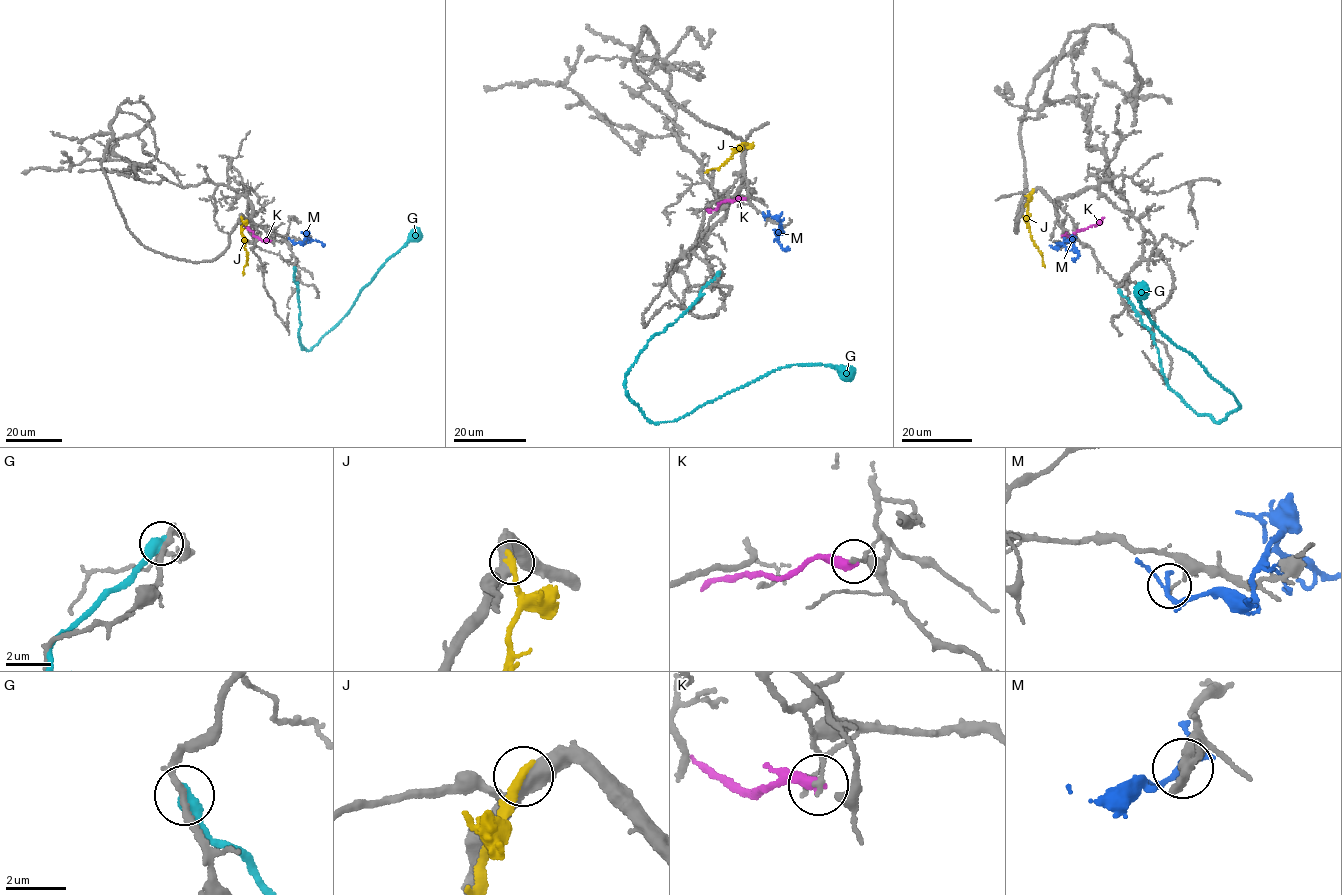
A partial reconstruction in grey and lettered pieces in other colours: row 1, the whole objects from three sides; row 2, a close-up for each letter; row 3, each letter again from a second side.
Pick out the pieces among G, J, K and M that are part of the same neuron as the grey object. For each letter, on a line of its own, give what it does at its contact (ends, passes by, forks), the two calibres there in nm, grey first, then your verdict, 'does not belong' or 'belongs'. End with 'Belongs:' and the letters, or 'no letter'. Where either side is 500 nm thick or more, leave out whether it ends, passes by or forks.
G: 240 nm thick on the grey side, 500 nm on the other; does not belong
J: it ends there; 480 nm thick on the grey side, 300 nm on the other; does not belong
K: it ends there; 150 nm thick on the grey side, 400 nm on the other; does not belong
M: it passes by; 130 nm thick on the grey side, 190 nm on the other; does not belong
Belongs: no letter

